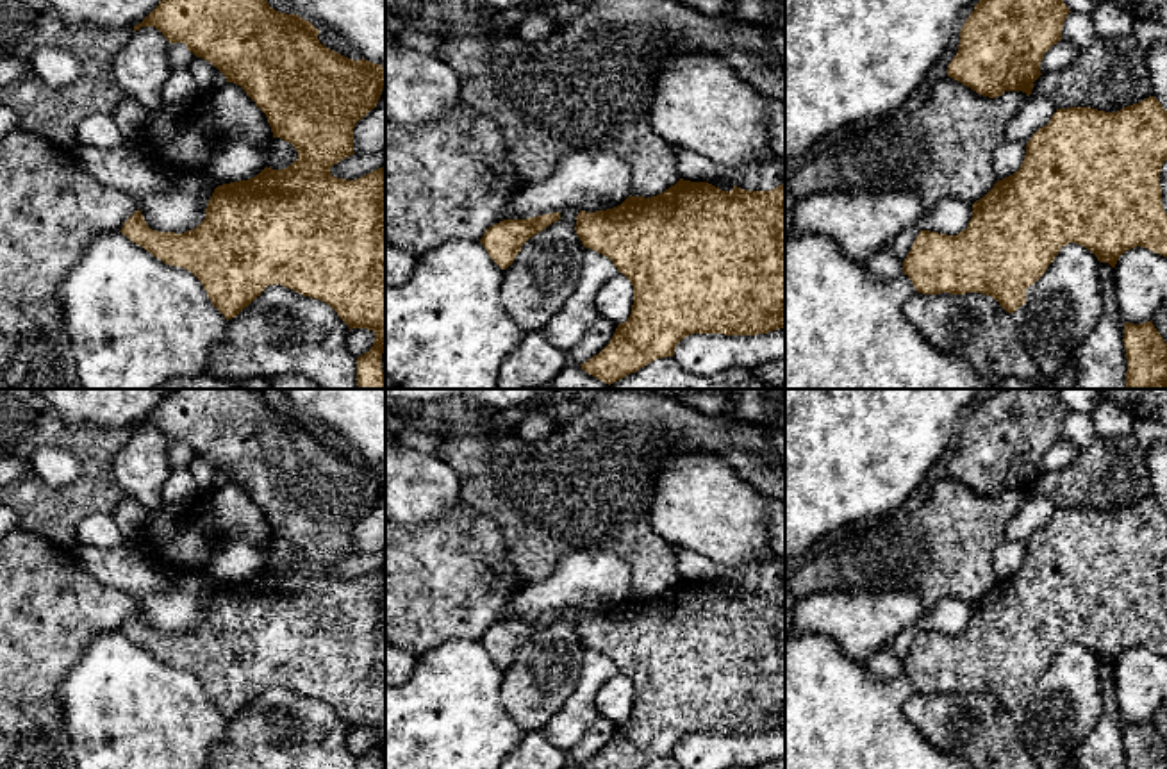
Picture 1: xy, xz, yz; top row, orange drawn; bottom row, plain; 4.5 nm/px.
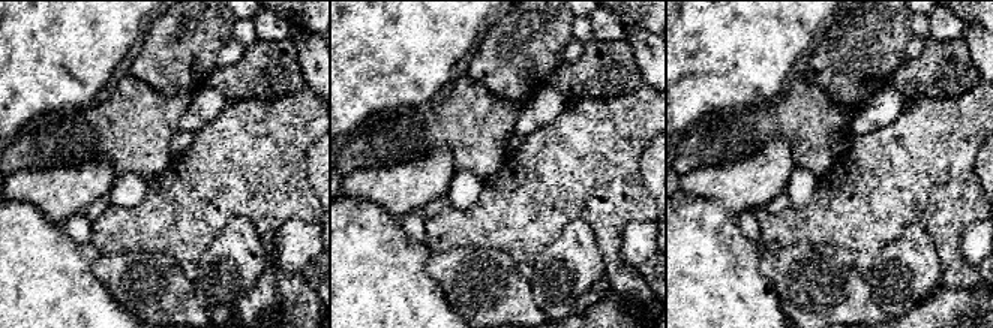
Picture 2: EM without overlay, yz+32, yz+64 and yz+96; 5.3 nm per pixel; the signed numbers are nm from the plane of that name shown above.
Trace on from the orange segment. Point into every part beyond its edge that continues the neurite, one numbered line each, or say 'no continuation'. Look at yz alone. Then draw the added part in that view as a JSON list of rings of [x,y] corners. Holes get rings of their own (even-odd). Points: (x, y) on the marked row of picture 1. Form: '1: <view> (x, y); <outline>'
no continuation

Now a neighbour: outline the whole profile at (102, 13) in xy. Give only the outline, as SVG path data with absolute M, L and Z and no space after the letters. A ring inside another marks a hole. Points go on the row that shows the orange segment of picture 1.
M46 0L68 21L86 21L98 29L139 25L161 0Z

